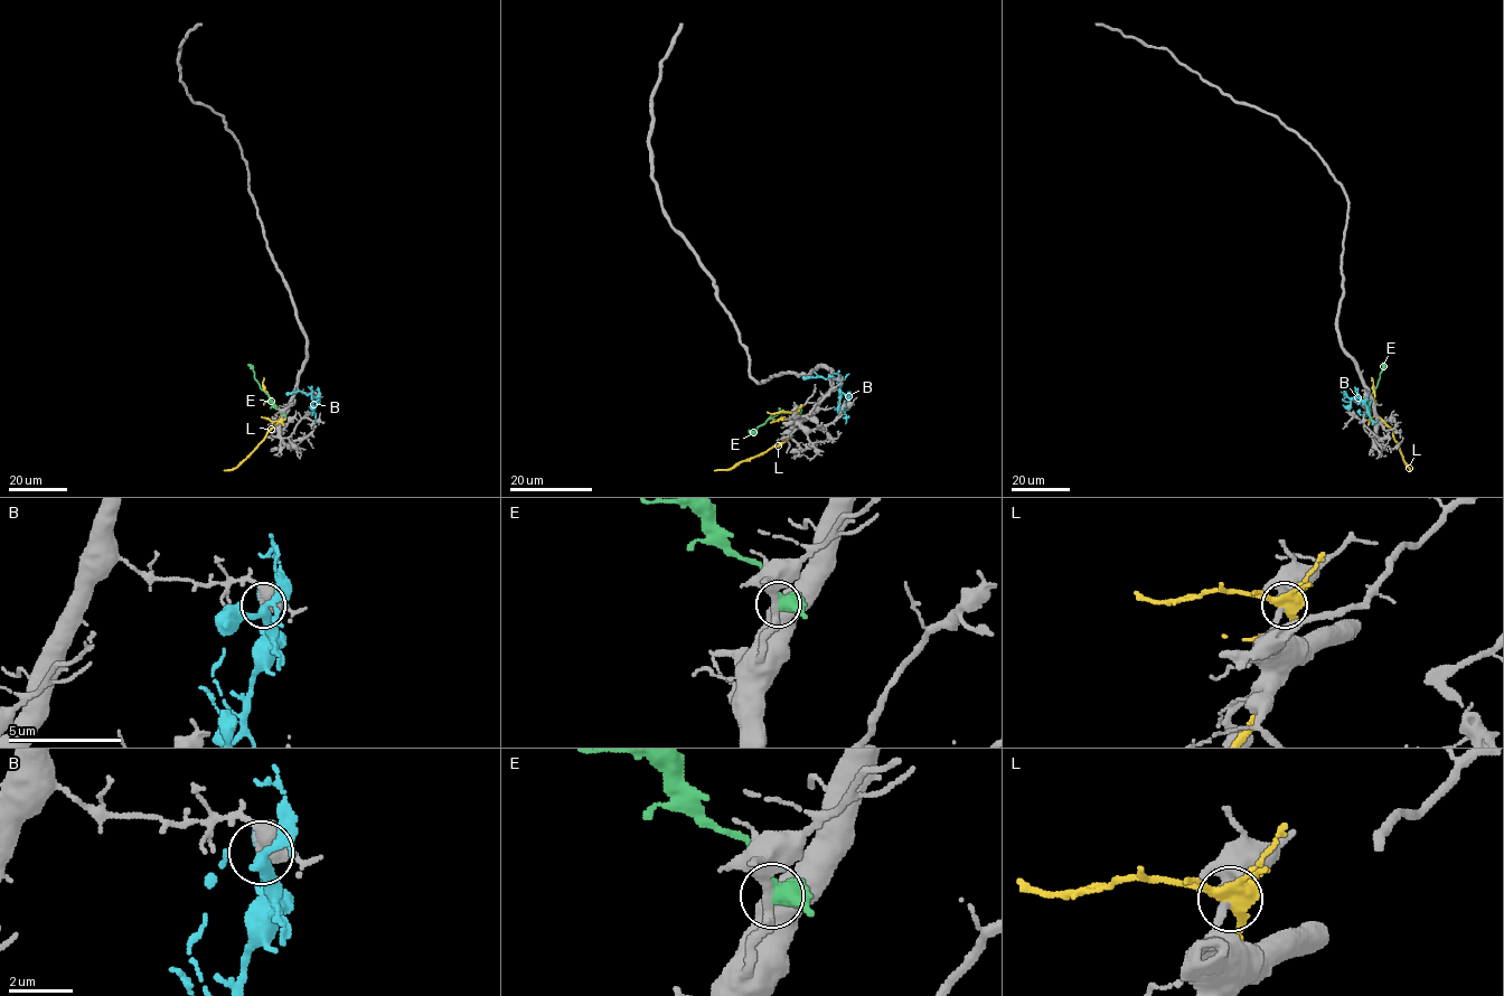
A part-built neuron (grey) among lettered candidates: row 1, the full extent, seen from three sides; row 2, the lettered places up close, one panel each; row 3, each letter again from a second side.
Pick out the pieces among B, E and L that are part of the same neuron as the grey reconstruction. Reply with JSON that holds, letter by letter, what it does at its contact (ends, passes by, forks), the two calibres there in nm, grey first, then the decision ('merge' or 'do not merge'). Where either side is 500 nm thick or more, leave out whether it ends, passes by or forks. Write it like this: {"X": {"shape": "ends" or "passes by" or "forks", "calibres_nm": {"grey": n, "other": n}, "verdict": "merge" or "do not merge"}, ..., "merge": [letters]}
{"B": {"shape": "ends", "calibres_nm": {"grey": 480, "other": 360}, "verdict": "do not merge"}, "E": {"calibres_nm": {"grey": 280, "other": 500}, "verdict": "do not merge"}, "L": {"shape": "forks", "calibres_nm": {"grey": 280, "other": 440}, "verdict": "do not merge"}, "merge": []}

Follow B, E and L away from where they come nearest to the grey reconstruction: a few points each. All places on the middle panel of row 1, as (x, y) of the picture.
B: (846, 409), (848, 401), (836, 377), (802, 376)
E: (796, 412), (780, 412), (753, 432), (749, 431)
L: (795, 414), (792, 432), (778, 445), (738, 462), (731, 469), (714, 471)

